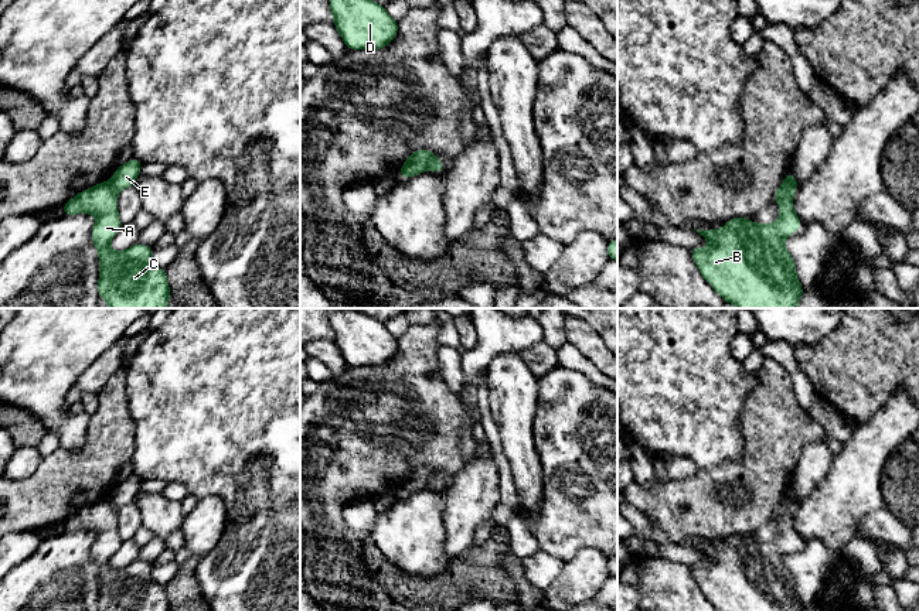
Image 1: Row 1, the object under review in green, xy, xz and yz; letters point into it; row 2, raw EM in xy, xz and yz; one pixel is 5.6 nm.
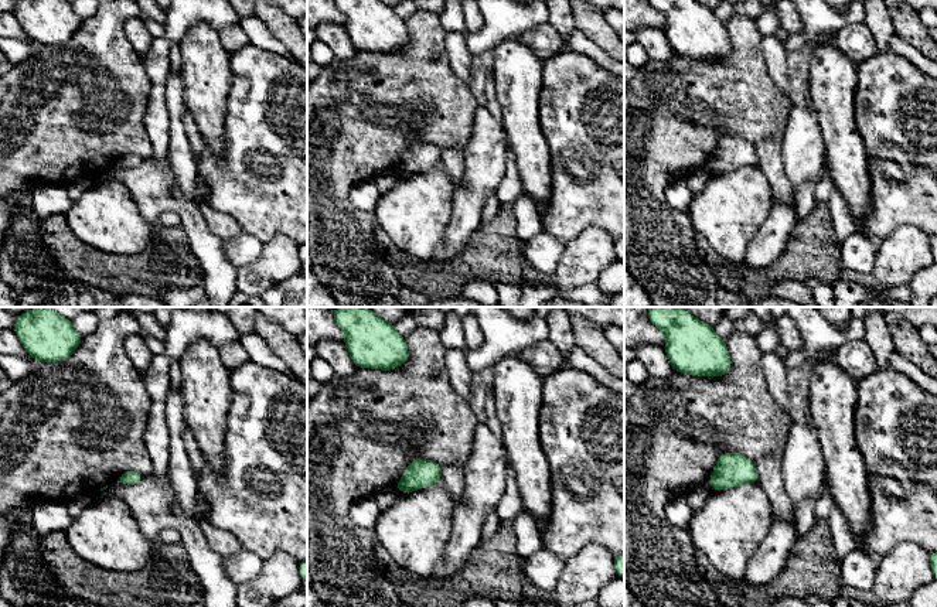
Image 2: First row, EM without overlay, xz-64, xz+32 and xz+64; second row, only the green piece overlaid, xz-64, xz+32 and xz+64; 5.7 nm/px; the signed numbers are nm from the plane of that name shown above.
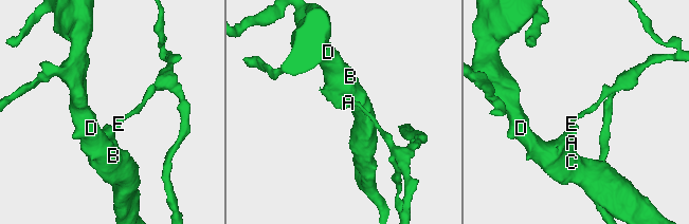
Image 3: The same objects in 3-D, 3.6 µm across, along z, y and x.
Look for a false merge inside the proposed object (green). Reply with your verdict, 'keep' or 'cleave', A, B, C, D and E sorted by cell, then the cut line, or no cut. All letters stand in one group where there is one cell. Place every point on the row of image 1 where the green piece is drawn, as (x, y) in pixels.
cleave; A B C D / E; cut in xz along (435, 156), (428, 169)

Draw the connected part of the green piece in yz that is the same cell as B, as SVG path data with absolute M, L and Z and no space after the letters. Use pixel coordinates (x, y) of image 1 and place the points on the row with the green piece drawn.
M780 185L775 199L780 206L780 216L775 223L755 223L743 216L732 218L722 229L700 231L711 245L691 249L694 263L702 277L714 287L725 303L738 308L796 308L803 289L796 274L796 264L784 246L784 239L793 231L801 229L801 222L793 209L793 195Z

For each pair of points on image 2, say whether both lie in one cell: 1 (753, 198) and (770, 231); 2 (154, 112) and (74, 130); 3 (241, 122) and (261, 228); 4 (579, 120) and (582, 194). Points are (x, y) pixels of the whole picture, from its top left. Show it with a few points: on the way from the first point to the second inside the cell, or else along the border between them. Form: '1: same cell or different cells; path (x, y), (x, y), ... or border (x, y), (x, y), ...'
1: different cells; border (773, 201), (770, 214), (748, 248)
2: different cells; border (149, 81), (145, 129), (153, 146)
3: same cell; path (241, 149), (242, 171), (261, 190), (261, 201)
4: same cell; path (582, 139), (582, 176)

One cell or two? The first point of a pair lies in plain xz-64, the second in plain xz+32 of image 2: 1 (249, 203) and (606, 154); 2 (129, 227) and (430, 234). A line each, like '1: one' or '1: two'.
1: one
2: one

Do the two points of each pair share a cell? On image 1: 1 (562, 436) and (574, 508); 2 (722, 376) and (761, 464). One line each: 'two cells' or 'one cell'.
1: one cell
2: two cells

